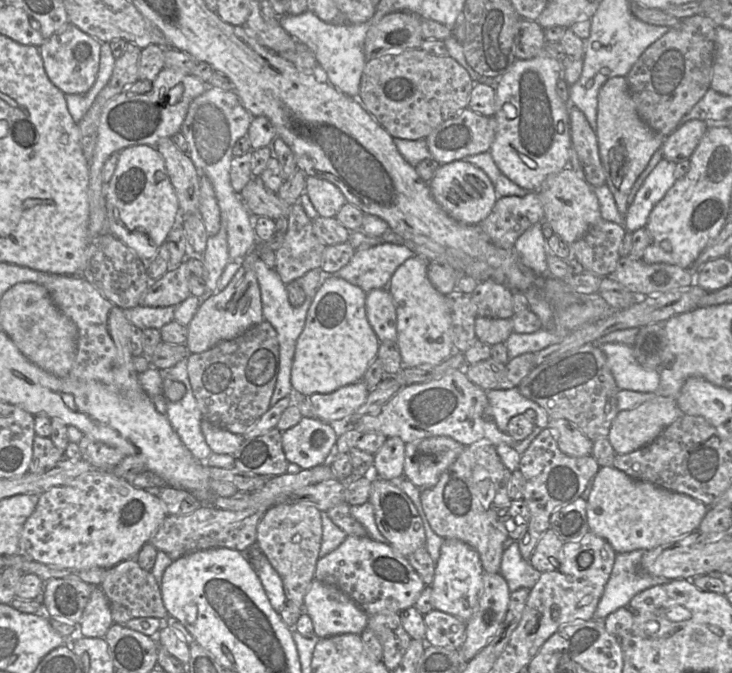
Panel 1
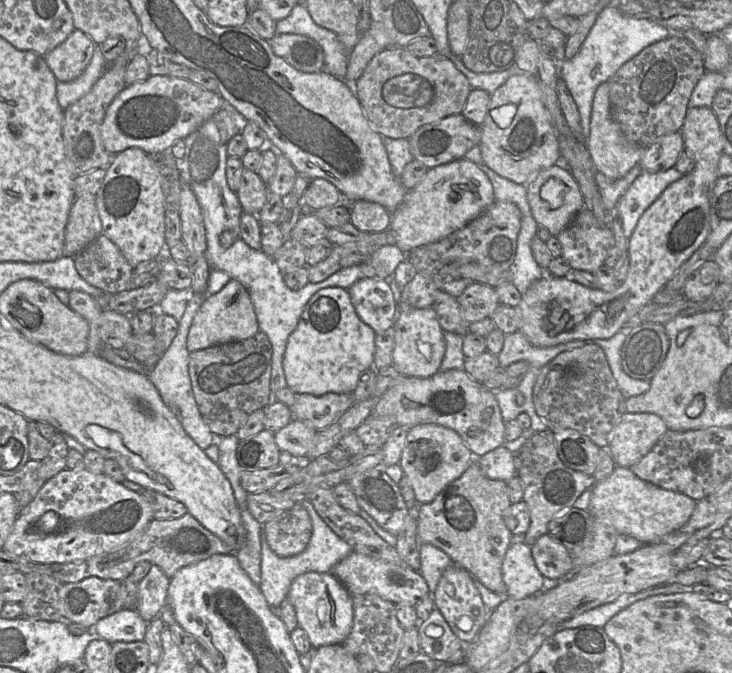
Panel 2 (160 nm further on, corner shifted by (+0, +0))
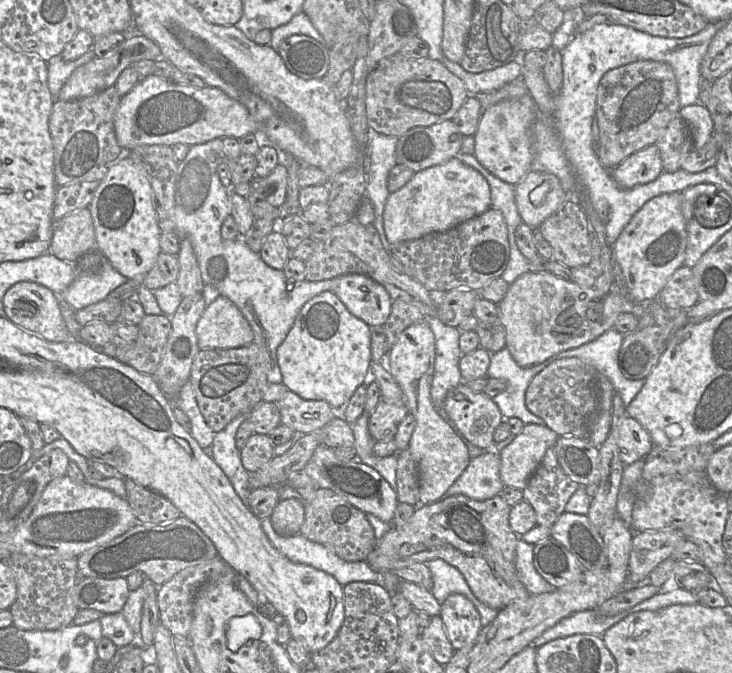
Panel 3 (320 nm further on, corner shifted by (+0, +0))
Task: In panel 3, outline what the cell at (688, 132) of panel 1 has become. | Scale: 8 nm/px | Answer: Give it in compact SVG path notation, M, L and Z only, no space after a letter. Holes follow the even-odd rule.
M655 144L649 145L609 171L612 179L622 188L649 183L663 172L660 150Z

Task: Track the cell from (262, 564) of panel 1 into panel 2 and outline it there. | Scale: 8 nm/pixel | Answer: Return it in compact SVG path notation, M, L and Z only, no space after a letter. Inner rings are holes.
M308 499L294 501L300 502L301 506L308 512L312 523L312 535L303 552L292 557L279 557L269 547L263 527L260 533L261 581L259 589L269 606L280 606L287 597L292 582L298 576L308 572L331 573L333 567L353 551L352 547L339 538L321 519Z

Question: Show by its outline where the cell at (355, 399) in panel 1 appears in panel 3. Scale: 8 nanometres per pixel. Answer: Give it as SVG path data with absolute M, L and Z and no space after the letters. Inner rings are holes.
M290 390L276 404L280 411L280 424L290 427L295 432L304 434L315 432L338 414L326 401L305 400Z

